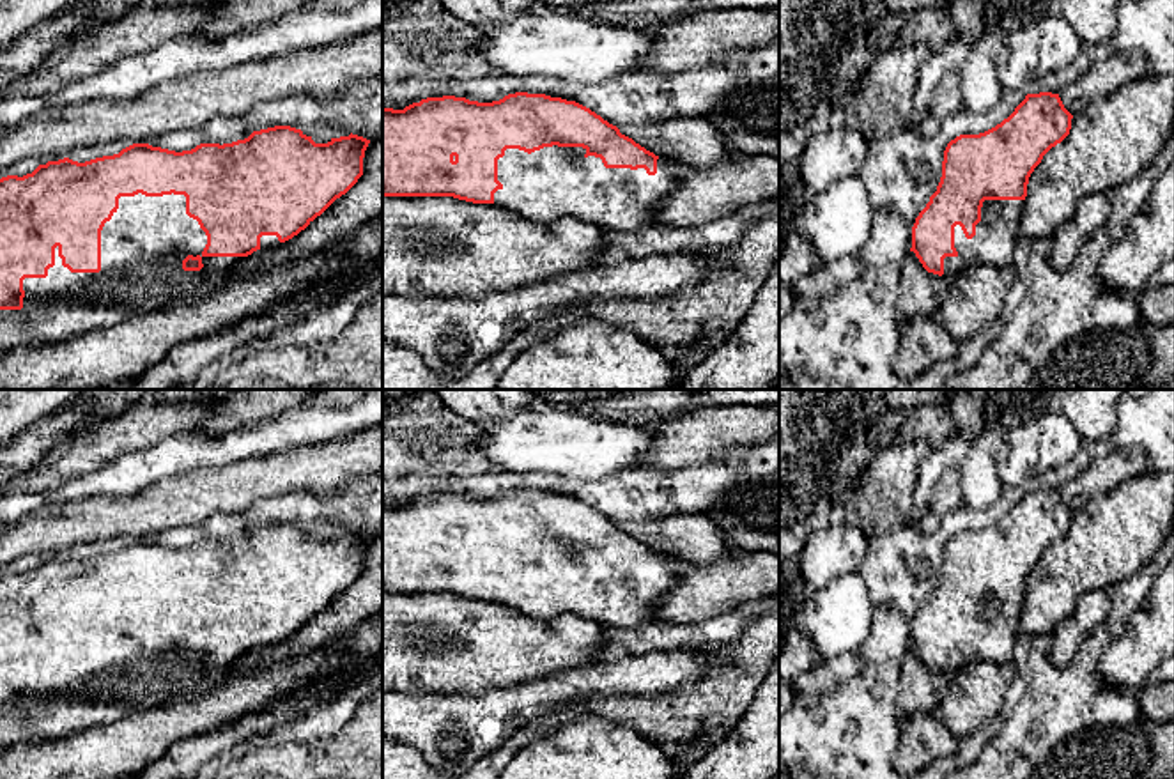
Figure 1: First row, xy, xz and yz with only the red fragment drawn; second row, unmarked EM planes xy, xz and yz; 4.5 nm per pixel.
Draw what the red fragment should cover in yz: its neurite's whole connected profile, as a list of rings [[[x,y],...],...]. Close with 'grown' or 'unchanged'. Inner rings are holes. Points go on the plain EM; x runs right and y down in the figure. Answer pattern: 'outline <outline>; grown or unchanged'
outline [[[1027,490],[995,524],[960,531],[947,540],[937,588],[912,623],[910,648],[928,669],[951,678],[974,660],[999,664],[1013,659],[1029,574],[1043,552],[1070,531],[1071,515],[1059,490]]]; grown

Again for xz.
outline [[[515,489],[492,499],[443,492],[404,506],[382,505],[382,593],[453,593],[494,600],[538,620],[575,614],[602,627],[637,629],[653,621],[653,607],[676,584],[682,565],[622,531],[590,505],[545,490]]]; grown

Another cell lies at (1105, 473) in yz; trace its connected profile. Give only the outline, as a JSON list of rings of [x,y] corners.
[[[1142,448],[1112,450],[1108,455],[1089,464],[1078,476],[1064,482],[1059,494],[1075,513],[1093,497],[1103,496],[1121,482],[1149,471],[1149,460]]]

